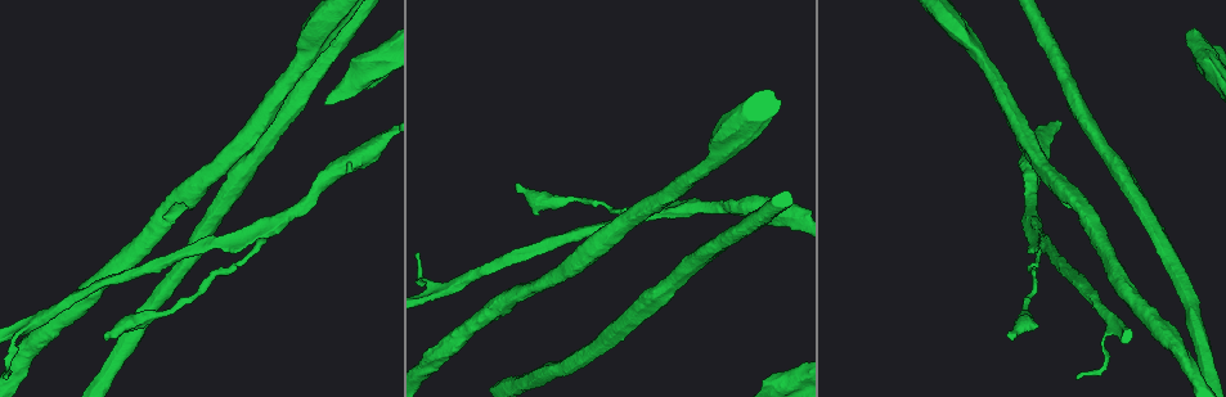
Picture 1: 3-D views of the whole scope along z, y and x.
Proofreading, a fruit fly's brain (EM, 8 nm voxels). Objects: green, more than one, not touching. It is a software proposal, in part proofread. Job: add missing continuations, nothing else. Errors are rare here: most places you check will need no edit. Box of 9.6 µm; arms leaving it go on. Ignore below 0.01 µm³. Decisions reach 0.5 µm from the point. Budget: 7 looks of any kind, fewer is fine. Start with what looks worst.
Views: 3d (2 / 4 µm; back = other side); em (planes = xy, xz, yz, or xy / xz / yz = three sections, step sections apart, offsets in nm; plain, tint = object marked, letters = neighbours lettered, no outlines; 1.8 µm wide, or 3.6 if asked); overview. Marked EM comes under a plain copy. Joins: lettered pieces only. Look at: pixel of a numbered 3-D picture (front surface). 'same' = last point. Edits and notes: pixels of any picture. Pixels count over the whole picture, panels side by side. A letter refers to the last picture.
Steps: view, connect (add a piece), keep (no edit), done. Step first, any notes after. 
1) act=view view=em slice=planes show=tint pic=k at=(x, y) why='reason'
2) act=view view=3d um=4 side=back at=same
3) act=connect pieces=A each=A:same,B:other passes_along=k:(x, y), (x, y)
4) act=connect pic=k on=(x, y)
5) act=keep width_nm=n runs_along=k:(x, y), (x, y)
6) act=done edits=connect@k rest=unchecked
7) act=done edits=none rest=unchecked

act=view view=em slice=xz step=4 show=tint pic=1 at=(1008, 333)

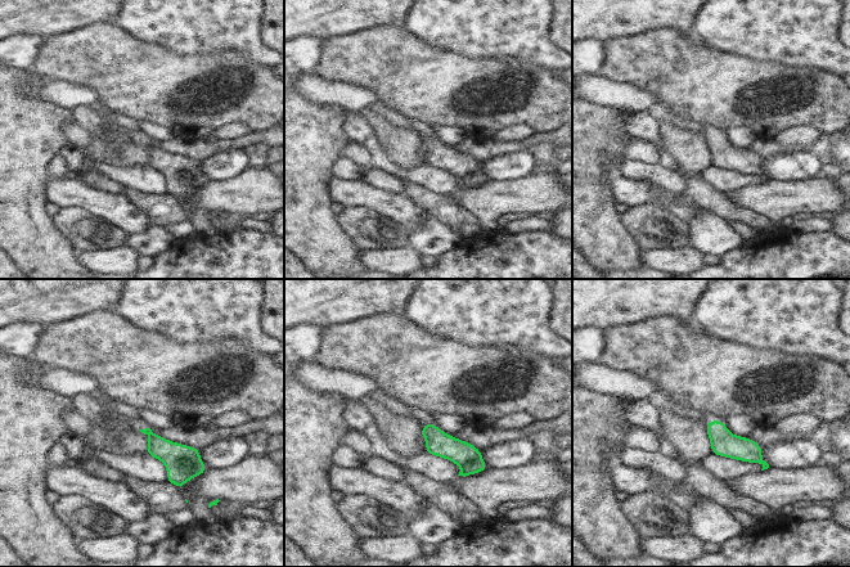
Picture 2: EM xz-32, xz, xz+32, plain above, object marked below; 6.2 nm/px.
act=view view=em slice=planes show=letters at=same why='cut it another way'

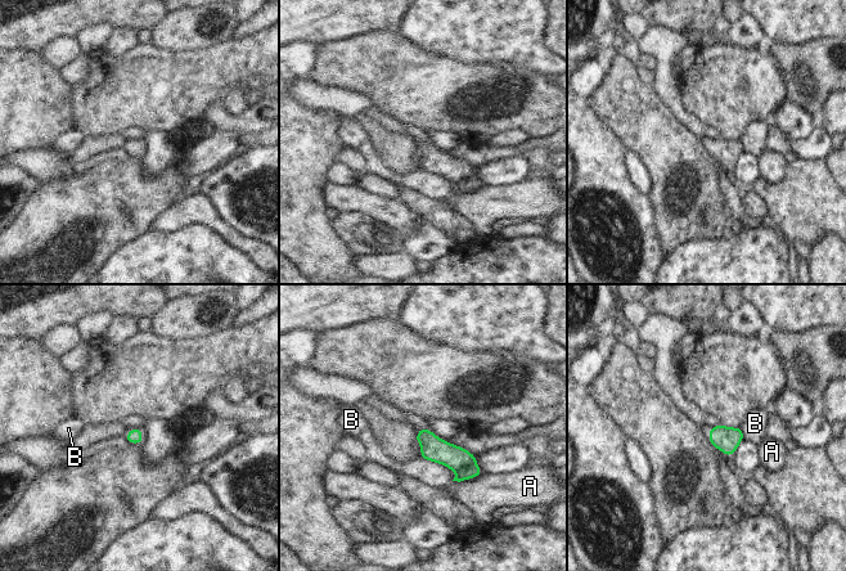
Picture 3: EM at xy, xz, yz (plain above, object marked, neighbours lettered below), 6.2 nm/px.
act=keep longest_contact=B:280nm each=A:other,B:other border=3:(418, 457), (451, 468), (454, 479) found='no lettered piece goes on from it'

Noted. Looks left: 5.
act=view view=3d um=4 pic=1 at=(439, 289)

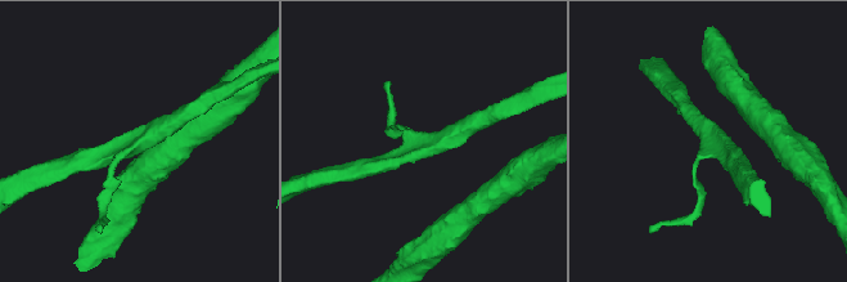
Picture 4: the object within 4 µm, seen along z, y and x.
act=view view=em slice=yz step=8 show=letters pic=4 at=(421, 146) arms=3

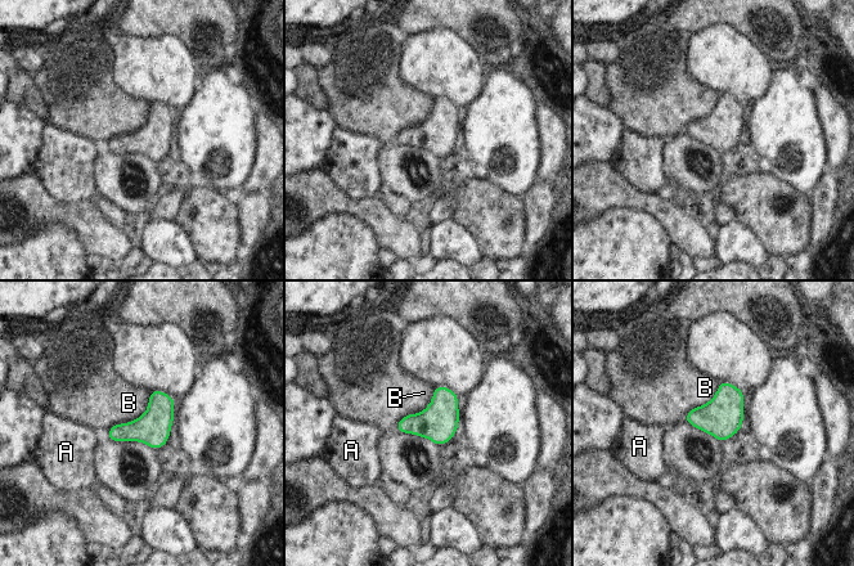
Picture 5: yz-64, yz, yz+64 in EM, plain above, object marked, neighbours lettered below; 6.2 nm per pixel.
act=view view=em slice=planes show=letters at=same why='another direction'

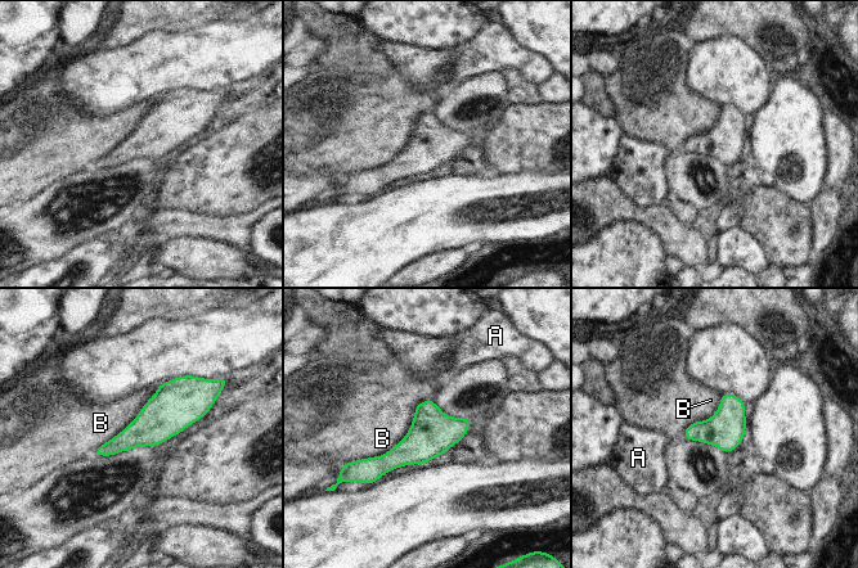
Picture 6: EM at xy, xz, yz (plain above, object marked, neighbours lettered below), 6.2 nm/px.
act=keep each=A:other,B:other border=6:(156, 392), (121, 431), (98, 446) found='no lettered piece goes on from it'

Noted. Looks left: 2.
act=view view=em slice=planes show=letters pic=1 at=(231, 252) why='branch stops here'

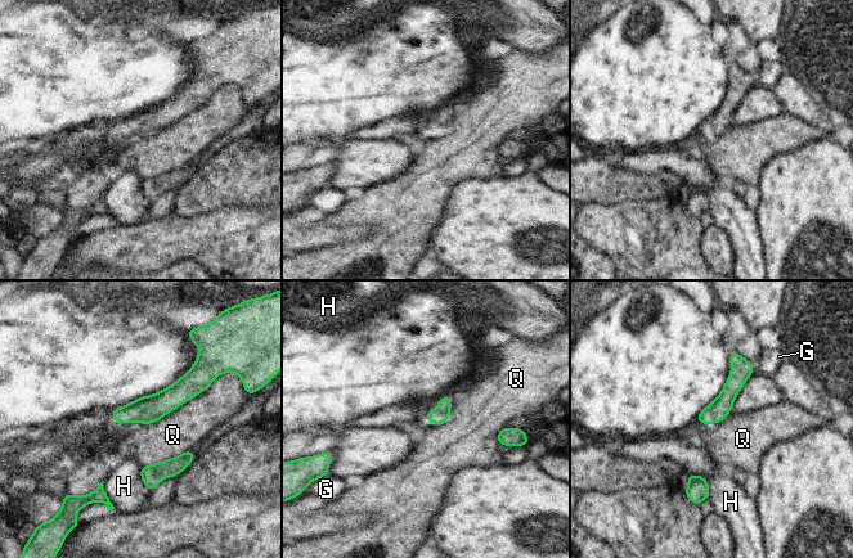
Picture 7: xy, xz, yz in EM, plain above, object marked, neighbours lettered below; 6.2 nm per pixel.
act=keep longest_contact=Q:550nm each=G:other,H:other,Q:other border=7:(215, 378), (161, 418), (142, 424) found='no lettered piece goes on from it'

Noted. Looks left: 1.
act=done edits=none rest=unchecked

